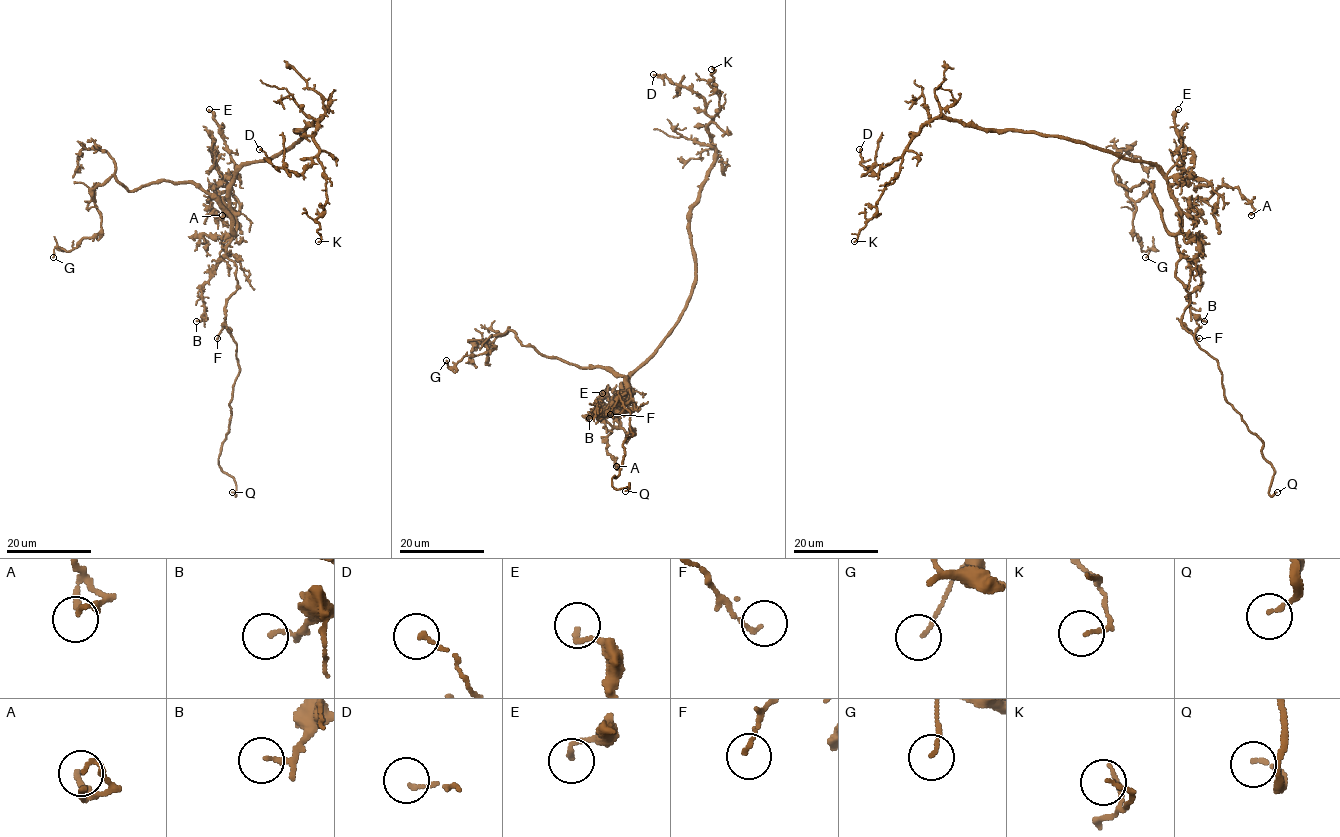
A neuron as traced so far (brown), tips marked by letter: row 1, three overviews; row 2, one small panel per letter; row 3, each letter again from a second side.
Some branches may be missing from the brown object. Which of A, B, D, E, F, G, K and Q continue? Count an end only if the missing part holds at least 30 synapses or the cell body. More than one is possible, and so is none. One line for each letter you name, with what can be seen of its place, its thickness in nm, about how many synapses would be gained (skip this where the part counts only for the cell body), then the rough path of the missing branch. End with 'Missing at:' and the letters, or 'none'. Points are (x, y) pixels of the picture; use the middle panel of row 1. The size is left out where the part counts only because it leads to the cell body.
Q: (625, 491) | 130 nm | (625, 491), (607, 505), (642, 506), (675, 501), (675, 517)
Missing at: Q

